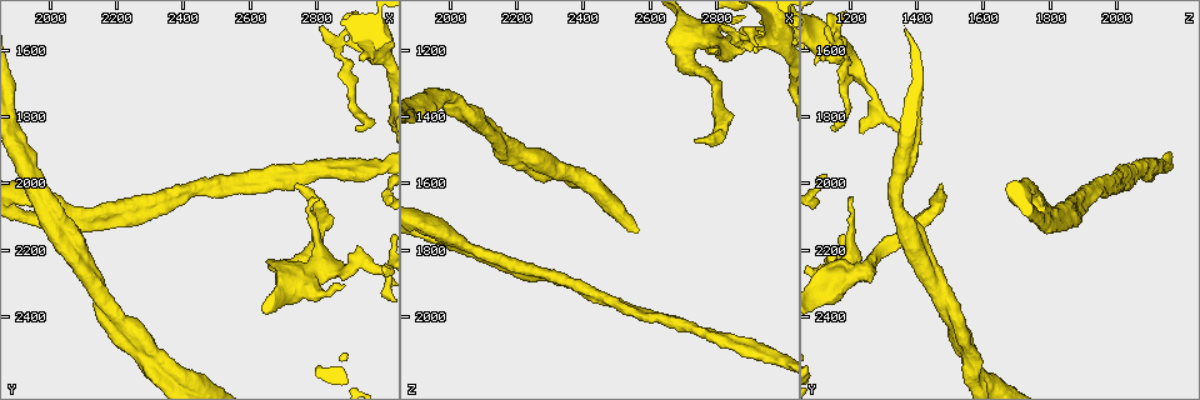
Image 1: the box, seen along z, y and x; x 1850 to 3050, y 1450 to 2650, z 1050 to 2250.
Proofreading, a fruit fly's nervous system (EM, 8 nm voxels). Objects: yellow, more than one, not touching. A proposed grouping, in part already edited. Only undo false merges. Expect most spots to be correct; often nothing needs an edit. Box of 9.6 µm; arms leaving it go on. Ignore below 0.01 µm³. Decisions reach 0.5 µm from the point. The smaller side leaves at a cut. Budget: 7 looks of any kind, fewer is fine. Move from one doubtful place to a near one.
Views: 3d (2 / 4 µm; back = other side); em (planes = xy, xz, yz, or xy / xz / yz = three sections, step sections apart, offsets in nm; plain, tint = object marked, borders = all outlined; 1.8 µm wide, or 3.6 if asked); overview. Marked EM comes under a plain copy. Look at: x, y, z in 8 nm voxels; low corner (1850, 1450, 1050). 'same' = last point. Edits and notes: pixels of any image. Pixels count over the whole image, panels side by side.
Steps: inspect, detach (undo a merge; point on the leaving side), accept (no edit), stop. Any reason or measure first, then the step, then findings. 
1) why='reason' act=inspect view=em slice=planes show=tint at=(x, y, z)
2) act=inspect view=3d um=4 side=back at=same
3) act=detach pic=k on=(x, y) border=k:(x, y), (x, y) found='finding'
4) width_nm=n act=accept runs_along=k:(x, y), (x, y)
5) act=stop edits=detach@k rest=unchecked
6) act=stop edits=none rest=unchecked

why='thick turns thin' act=inspect view=em slice=xy step=8 show=tint at=(2790, 2030, 1460)

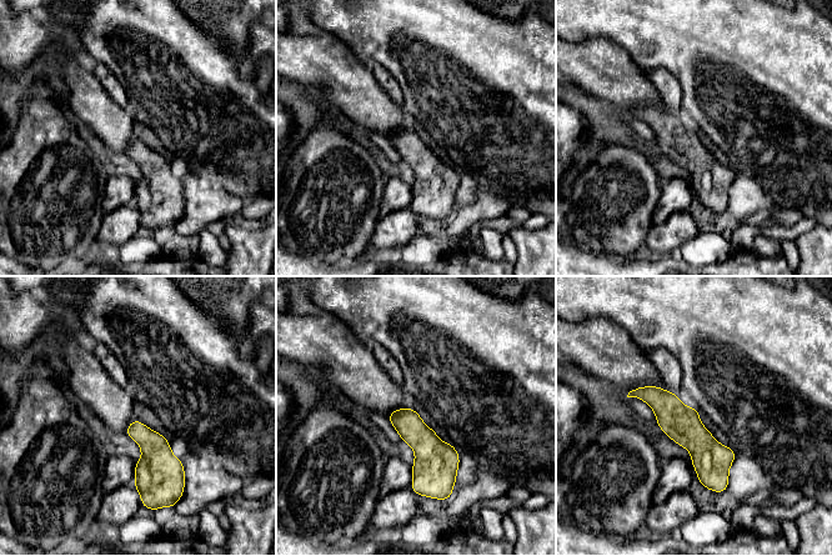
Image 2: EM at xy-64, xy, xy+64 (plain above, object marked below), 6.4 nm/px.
act=inspect view=em slice=planes show=tint at=same

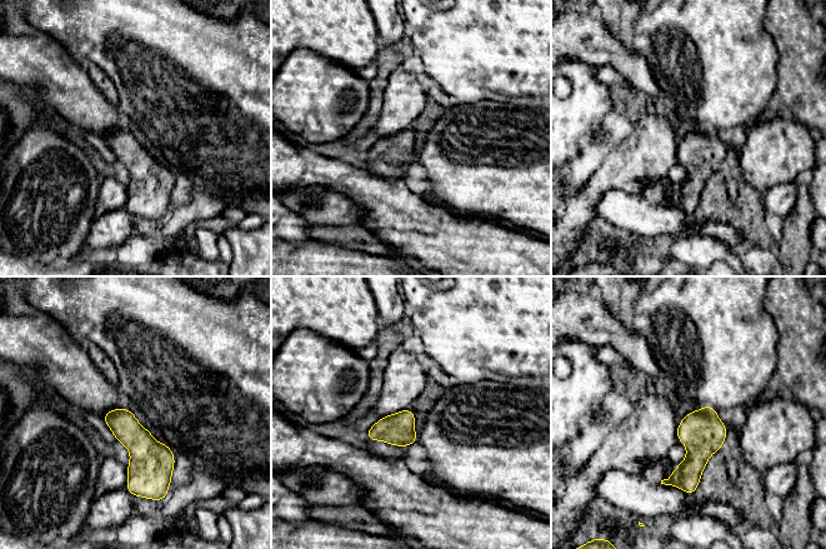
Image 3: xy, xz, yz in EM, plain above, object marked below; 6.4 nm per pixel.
width_nm=180 act=accept found='continuous, no second neuron'

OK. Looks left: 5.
act=inspect view=3d um=2 at=(2330, 2530, 1560)

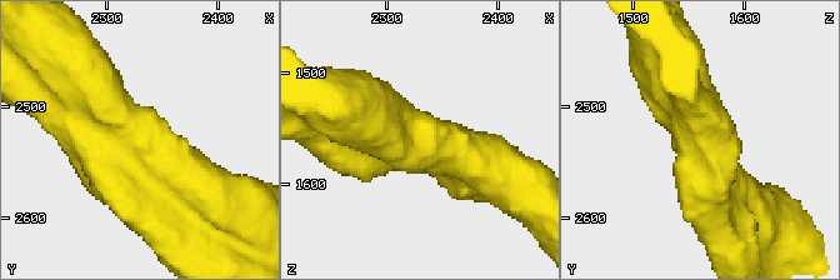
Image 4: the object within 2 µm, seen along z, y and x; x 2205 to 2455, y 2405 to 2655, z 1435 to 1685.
why='now the EM' act=inspect view=em slice=planes show=borders at=(2326, 2534, 1562)

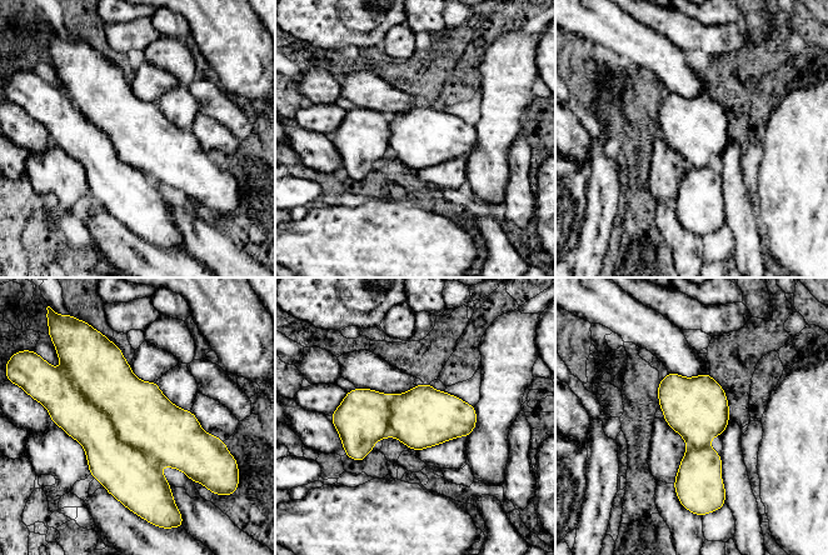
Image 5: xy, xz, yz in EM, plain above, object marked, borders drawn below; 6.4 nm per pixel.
act=accept found='one neuron here'

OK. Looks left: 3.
why='closes a loop' act=inspect view=em slice=planes show=tint at=(2210, 2080, 1840)

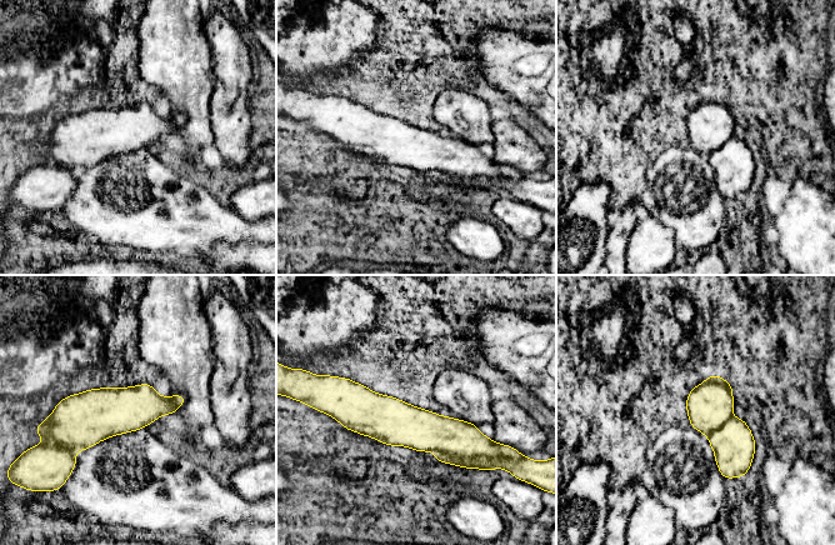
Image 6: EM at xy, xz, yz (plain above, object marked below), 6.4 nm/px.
act=accept runs_along=6:(341, 409), (453, 441), (486, 441) found='continuous, no second neuron'

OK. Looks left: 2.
act=stop edits=none rest=unchecked

